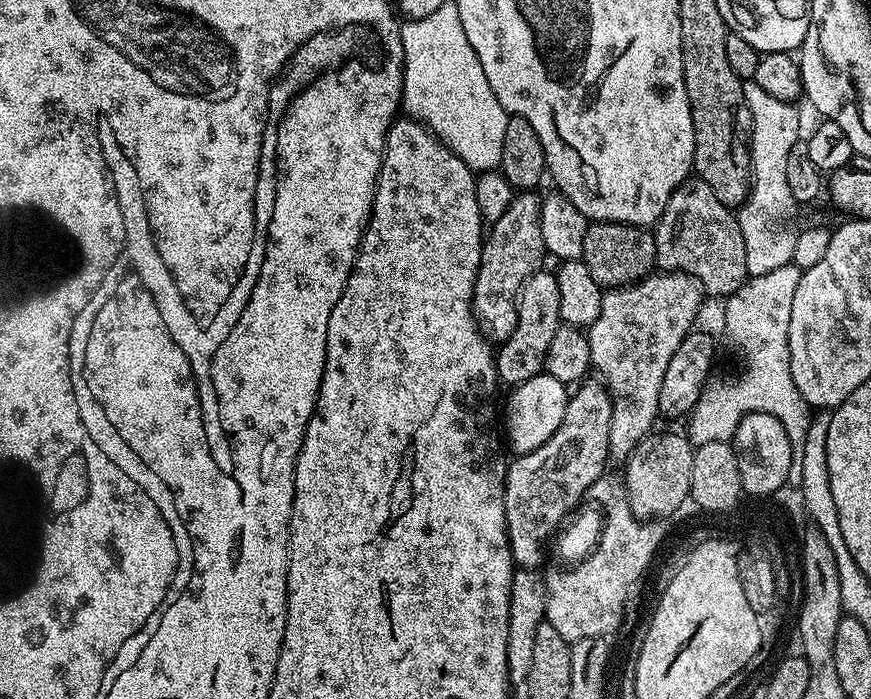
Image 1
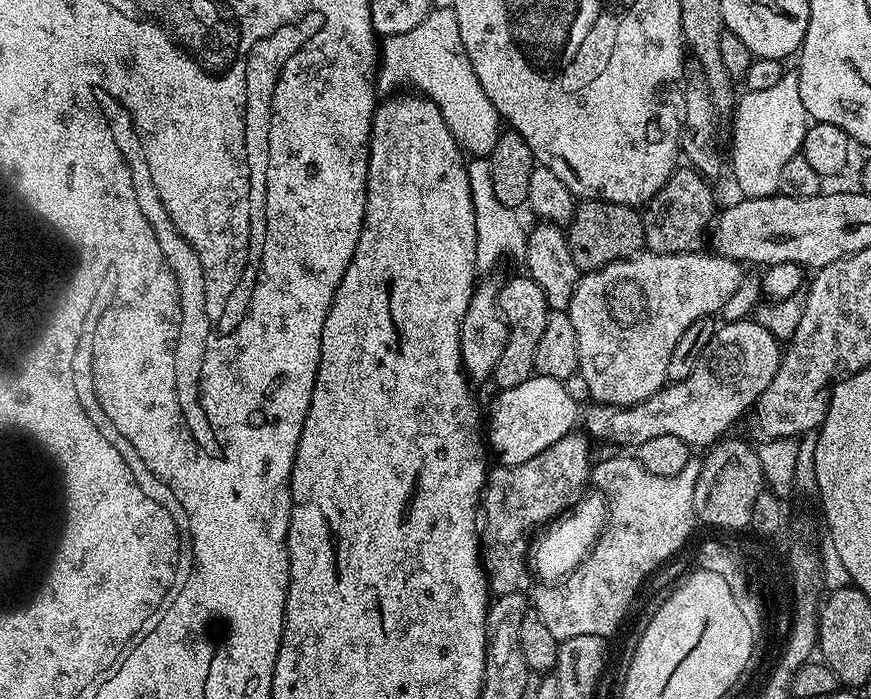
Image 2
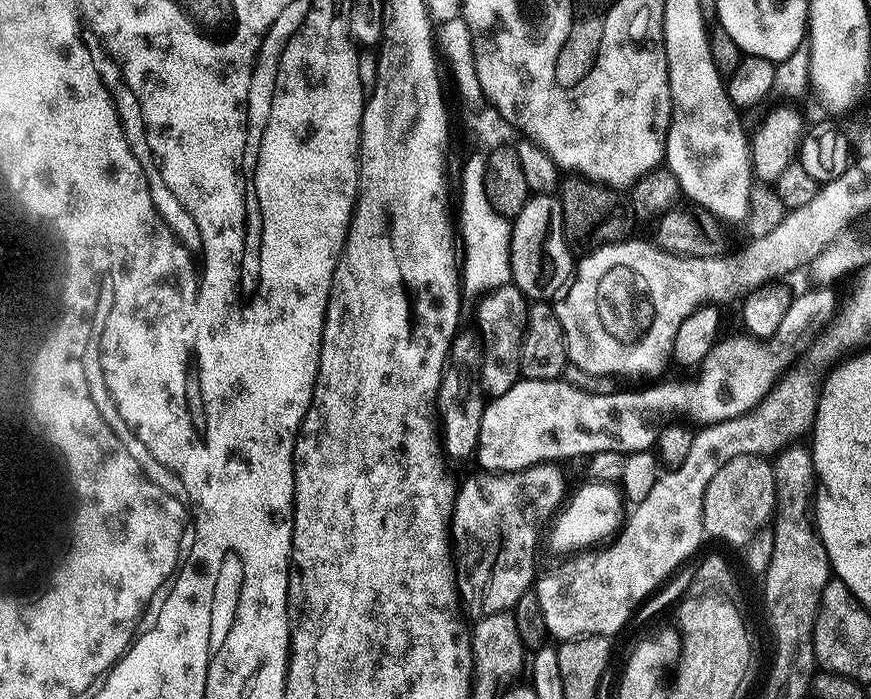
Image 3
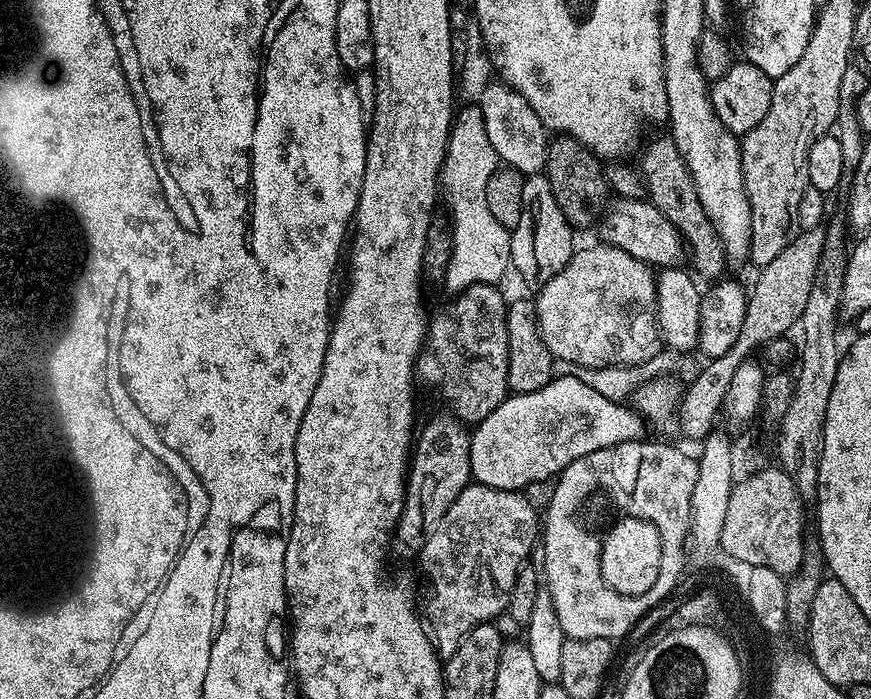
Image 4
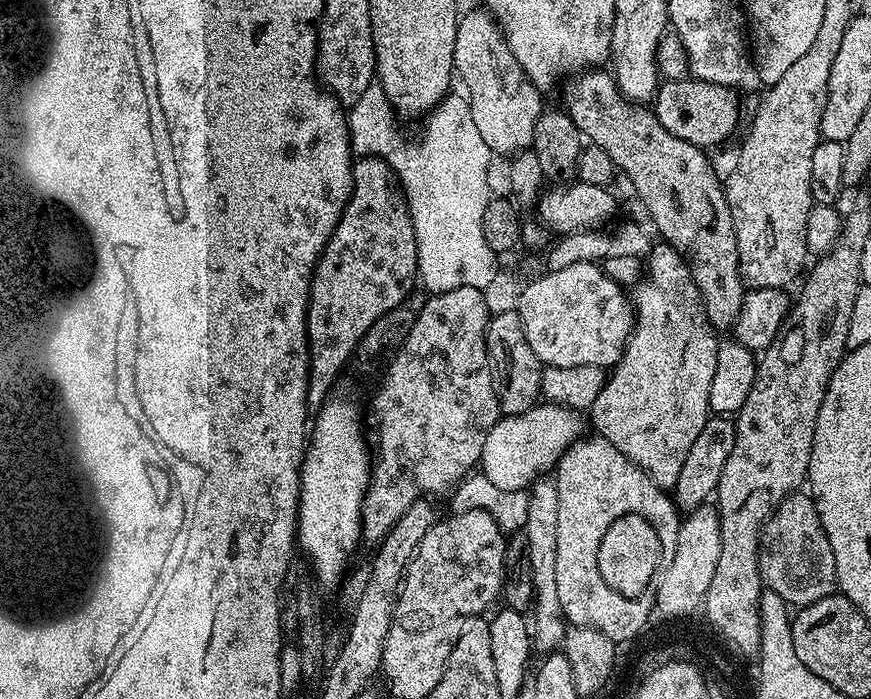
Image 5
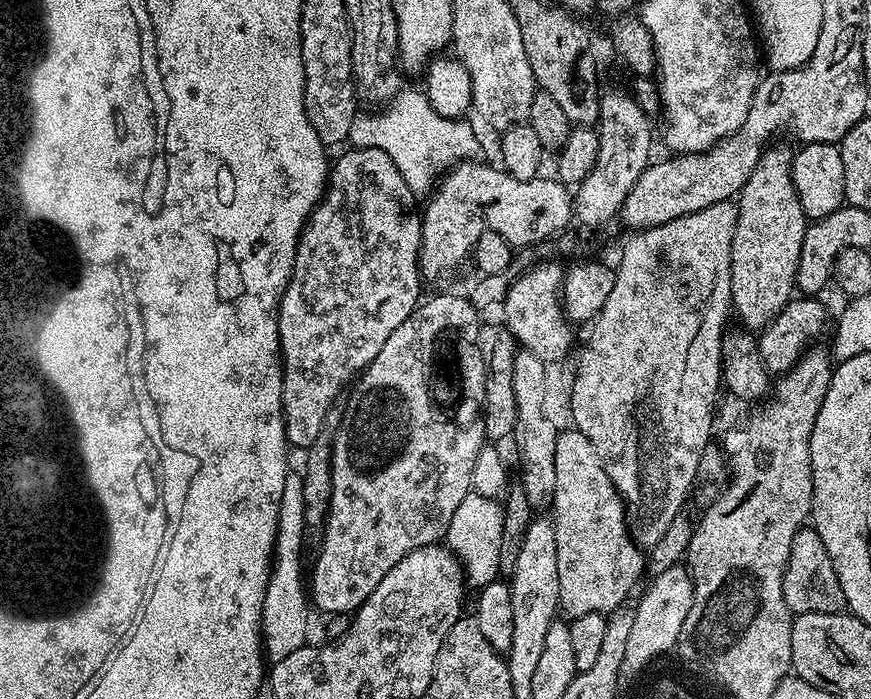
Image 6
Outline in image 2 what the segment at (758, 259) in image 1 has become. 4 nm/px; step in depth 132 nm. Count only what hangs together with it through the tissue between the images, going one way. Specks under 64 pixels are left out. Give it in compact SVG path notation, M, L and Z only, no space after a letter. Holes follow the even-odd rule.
M785 71L773 86L745 91L735 103L732 112L732 174L745 199L777 195L784 165L803 147L810 117L802 103L799 81L797 71Z

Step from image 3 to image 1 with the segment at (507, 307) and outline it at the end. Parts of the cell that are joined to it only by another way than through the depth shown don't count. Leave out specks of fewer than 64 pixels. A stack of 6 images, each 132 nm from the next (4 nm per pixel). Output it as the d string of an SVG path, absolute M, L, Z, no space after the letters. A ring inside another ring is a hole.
M541 270L535 272L522 286L516 301L518 322L514 326L514 334L499 345L495 353L496 374L501 385L515 386L544 372L546 350L550 350L550 342L554 334L562 326L560 319L560 295L555 271Z

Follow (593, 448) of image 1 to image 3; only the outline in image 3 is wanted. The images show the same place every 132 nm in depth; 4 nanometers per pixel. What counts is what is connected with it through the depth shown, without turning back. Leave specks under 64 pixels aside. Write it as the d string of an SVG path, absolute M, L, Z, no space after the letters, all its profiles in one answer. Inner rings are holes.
M559 463L551 464L535 464L526 470L518 470L517 472L485 472L476 470L473 476L468 476L456 489L456 500L452 503L452 522L450 525L450 543L452 546L452 559L456 565L456 590L458 593L459 603L462 605L463 611L472 615L473 621L478 621L483 616L490 614L498 614L499 612L507 612L518 602L518 598L522 598L522 594L526 594L533 587L534 581L538 575L538 567L536 568L536 547L540 544L540 527L544 523L547 525L549 521L557 515L558 509L565 503L566 492L564 494L564 484L566 484L565 473L562 471Z

